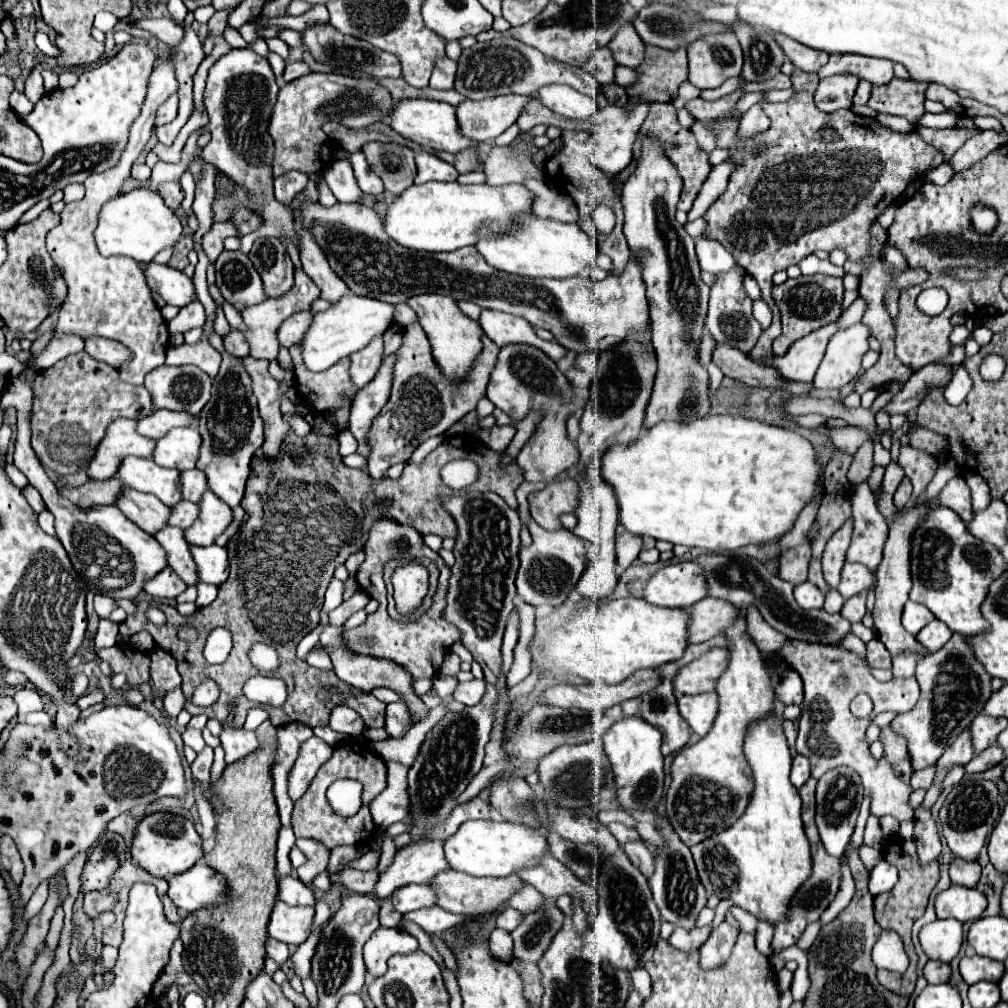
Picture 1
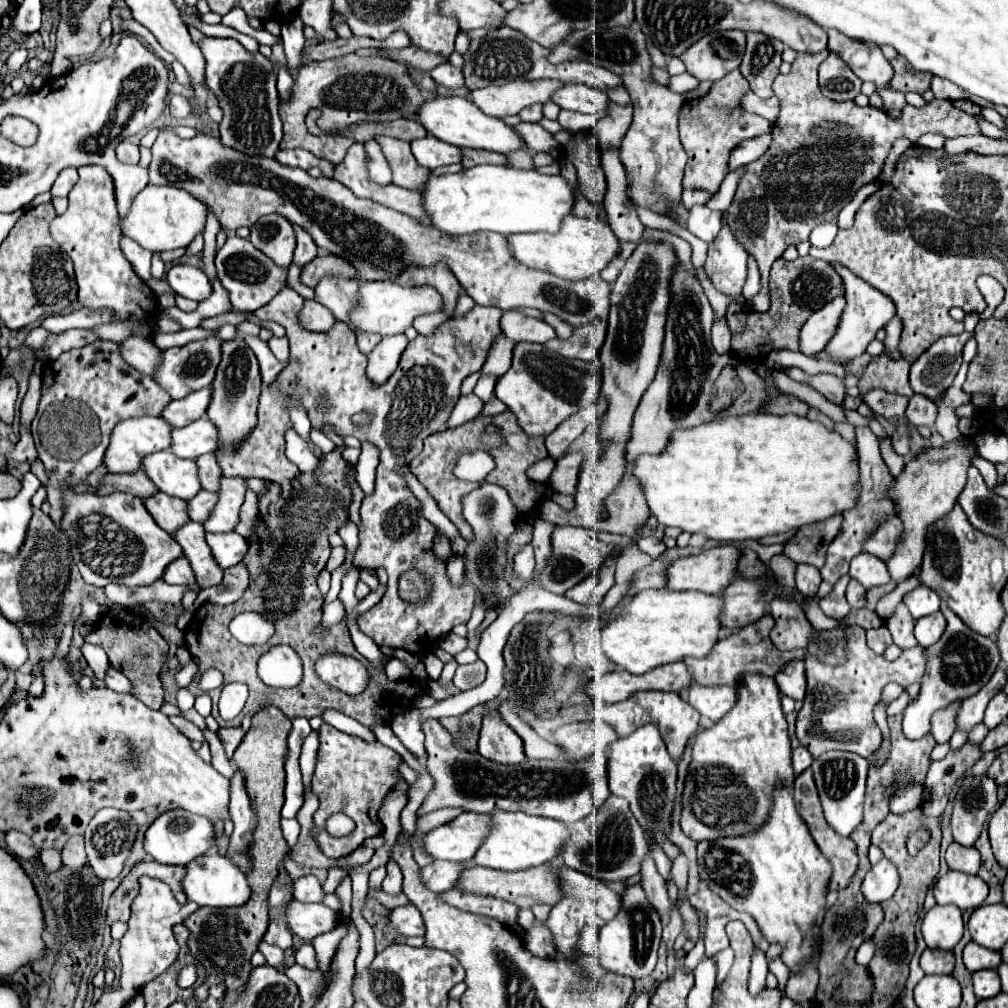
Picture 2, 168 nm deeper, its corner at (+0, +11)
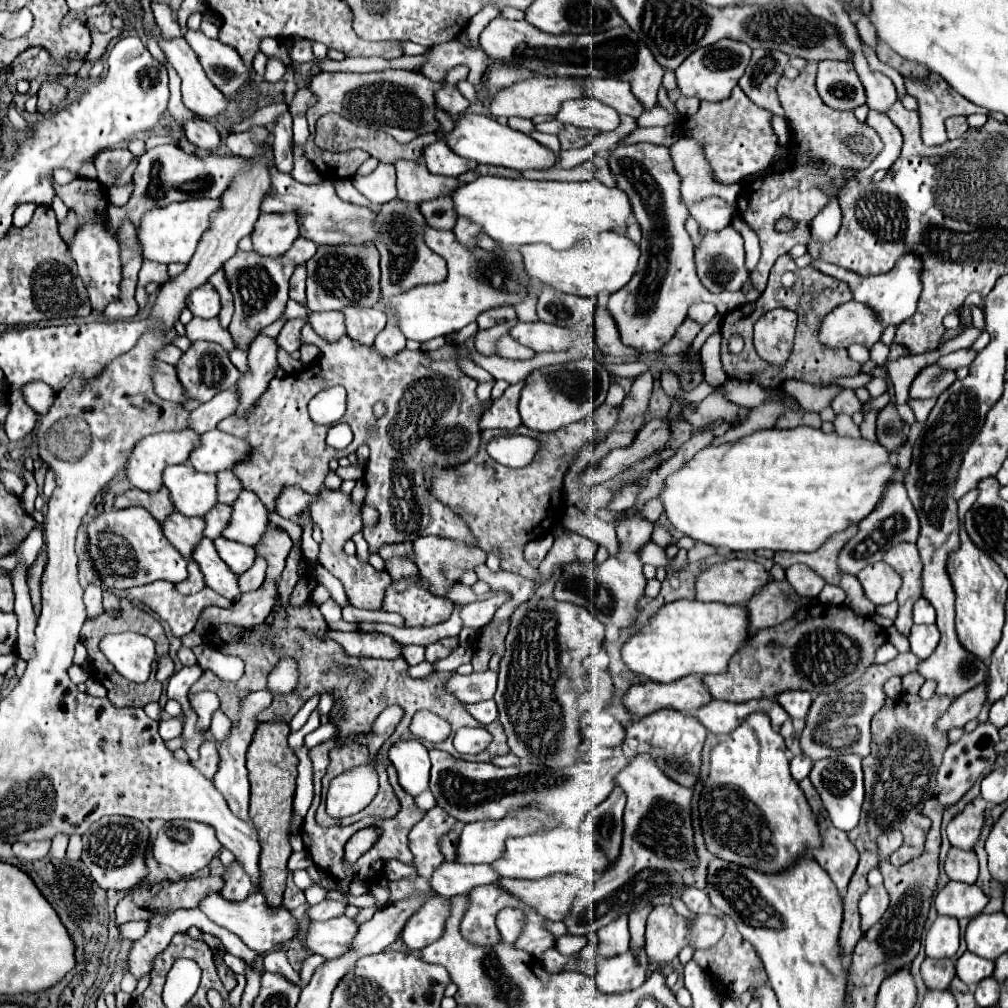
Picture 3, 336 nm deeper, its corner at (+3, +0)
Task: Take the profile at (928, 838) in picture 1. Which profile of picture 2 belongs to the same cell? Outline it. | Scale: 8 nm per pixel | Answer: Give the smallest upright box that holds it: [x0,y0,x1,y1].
[920,743,982,819]

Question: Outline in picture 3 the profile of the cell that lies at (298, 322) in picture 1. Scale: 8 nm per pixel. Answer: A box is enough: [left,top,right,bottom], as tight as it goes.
[309,312,345,342]

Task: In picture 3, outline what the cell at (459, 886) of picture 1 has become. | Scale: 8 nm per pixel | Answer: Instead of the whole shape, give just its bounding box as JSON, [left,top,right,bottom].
[499,874,587,920]

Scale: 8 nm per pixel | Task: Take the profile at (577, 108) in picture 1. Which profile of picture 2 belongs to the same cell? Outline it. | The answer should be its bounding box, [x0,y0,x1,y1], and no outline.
[552,83,608,113]

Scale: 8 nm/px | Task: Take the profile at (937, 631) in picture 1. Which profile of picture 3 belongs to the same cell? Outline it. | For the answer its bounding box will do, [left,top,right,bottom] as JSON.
[909,624,939,660]

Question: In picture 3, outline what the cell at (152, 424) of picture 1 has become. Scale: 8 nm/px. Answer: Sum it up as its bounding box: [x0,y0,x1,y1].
[189,390,239,434]

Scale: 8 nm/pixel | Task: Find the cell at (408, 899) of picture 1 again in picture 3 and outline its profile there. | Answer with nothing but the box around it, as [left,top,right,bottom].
[431,862,499,896]

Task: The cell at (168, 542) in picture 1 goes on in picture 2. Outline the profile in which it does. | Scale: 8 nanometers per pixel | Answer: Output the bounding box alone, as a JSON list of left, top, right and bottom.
[172,521,222,589]

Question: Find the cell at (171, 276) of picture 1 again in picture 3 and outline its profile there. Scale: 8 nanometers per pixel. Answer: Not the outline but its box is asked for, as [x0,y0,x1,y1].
[187,282,221,318]

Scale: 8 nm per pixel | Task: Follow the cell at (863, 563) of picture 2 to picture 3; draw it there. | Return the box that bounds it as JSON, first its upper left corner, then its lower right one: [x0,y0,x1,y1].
[857,562,901,606]

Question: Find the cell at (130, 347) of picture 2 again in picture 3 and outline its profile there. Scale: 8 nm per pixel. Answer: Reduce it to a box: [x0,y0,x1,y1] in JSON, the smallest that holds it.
[153,362,189,404]

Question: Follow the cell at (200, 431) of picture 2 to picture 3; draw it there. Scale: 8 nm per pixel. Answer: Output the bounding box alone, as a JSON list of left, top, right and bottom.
[191,430,251,472]

